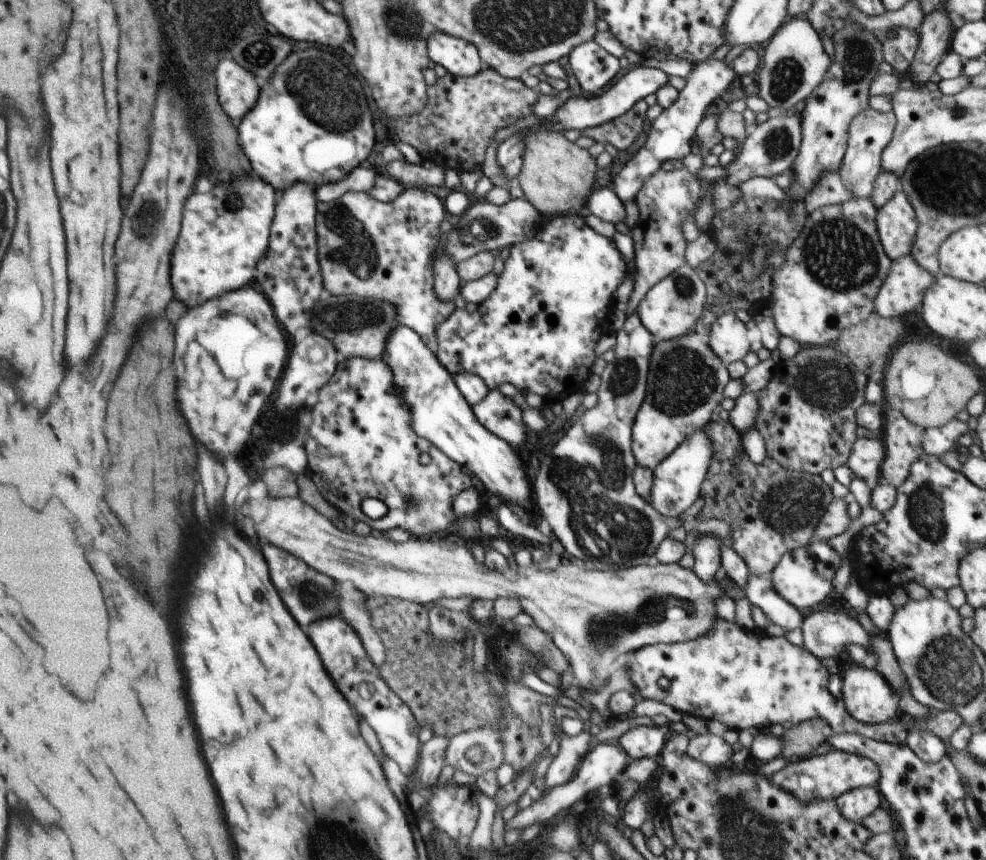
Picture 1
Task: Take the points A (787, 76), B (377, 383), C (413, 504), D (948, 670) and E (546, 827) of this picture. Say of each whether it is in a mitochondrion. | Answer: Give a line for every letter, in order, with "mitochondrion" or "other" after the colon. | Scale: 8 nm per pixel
A: mitochondrion
B: other
C: mitochondrion
D: mitochondrion
E: other

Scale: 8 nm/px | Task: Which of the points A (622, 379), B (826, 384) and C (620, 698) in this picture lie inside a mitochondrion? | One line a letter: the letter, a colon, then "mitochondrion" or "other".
A: mitochondrion
B: mitochondrion
C: other

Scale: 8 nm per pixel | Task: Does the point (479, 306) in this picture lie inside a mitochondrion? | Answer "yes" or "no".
no

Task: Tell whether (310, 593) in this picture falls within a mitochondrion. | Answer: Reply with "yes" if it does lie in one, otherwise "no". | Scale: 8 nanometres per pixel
yes

